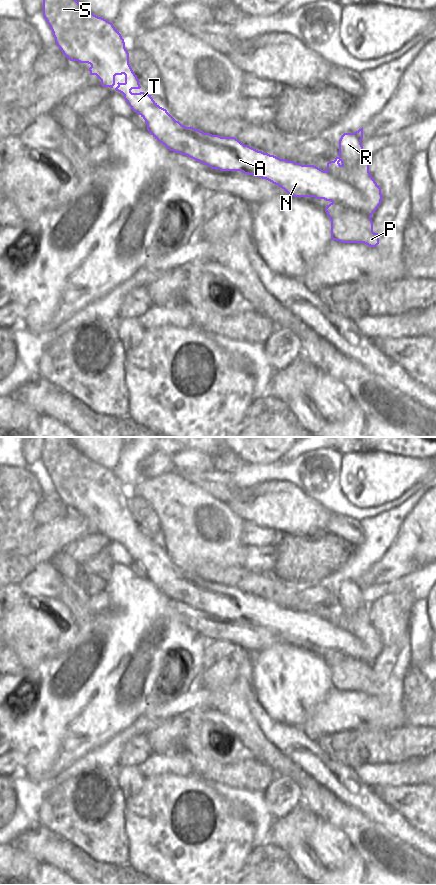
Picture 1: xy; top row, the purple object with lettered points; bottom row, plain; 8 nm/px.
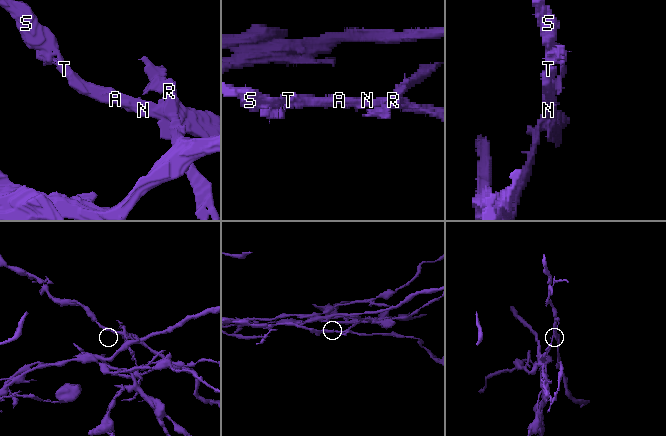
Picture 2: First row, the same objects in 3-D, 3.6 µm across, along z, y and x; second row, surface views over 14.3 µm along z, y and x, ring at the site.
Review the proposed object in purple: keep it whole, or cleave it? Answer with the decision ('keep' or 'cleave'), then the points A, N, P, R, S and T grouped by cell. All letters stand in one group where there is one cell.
cleave; A N S T / P R

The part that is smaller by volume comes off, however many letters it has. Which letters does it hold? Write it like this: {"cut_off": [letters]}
{"cut_off": ["A", "N", "S", "T"]}

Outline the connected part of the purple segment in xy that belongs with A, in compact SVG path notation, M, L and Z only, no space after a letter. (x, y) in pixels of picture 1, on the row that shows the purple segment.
M43 0L43 16L53 32L57 46L65 57L70 61L90 64L90 75L96 75L101 80L102 87L113 88L116 84L115 76L125 75L125 82L118 82L115 90L122 93L131 109L145 120L149 133L170 151L186 155L215 170L241 171L244 174L266 179L294 197L324 199L368 217L372 216L373 213L369 212L369 206L363 195L327 171L314 165L302 165L258 151L244 145L235 137L221 137L204 133L191 126L186 127L176 121L166 109L160 107L148 93L132 93L132 89L140 89L141 86L129 64L129 53L125 48L124 39L111 22L94 15L79 1Z

